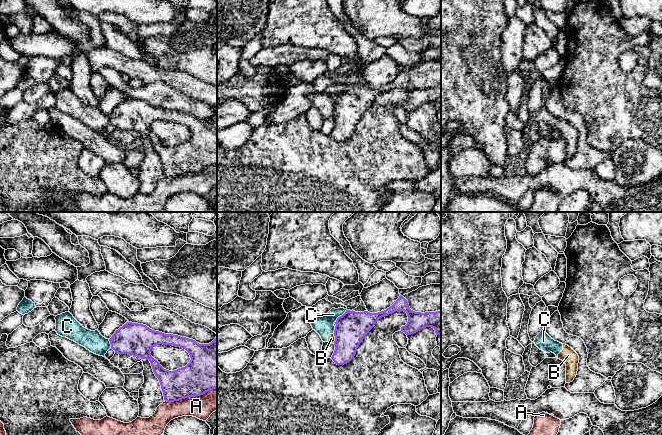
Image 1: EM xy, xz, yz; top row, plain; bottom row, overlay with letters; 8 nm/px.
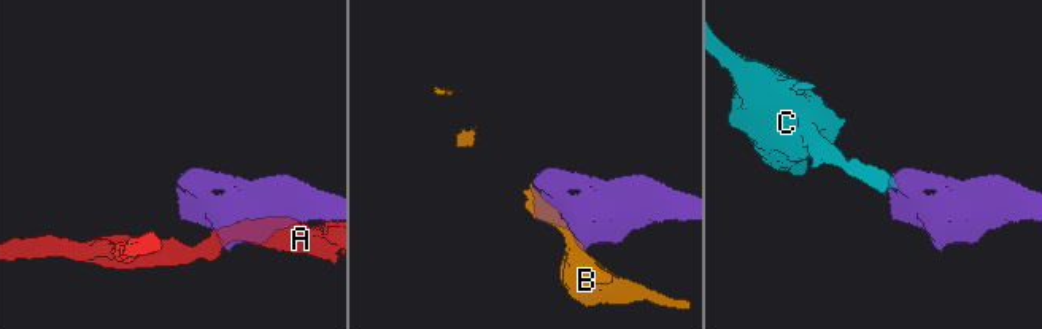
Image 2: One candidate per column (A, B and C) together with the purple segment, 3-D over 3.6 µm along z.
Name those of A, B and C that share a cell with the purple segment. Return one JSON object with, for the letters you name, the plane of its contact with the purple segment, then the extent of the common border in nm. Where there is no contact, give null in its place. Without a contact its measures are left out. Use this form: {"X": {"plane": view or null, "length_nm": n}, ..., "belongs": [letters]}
{"belongs": []}

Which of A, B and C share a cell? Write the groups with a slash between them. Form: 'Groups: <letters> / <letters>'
Groups: A / B C

